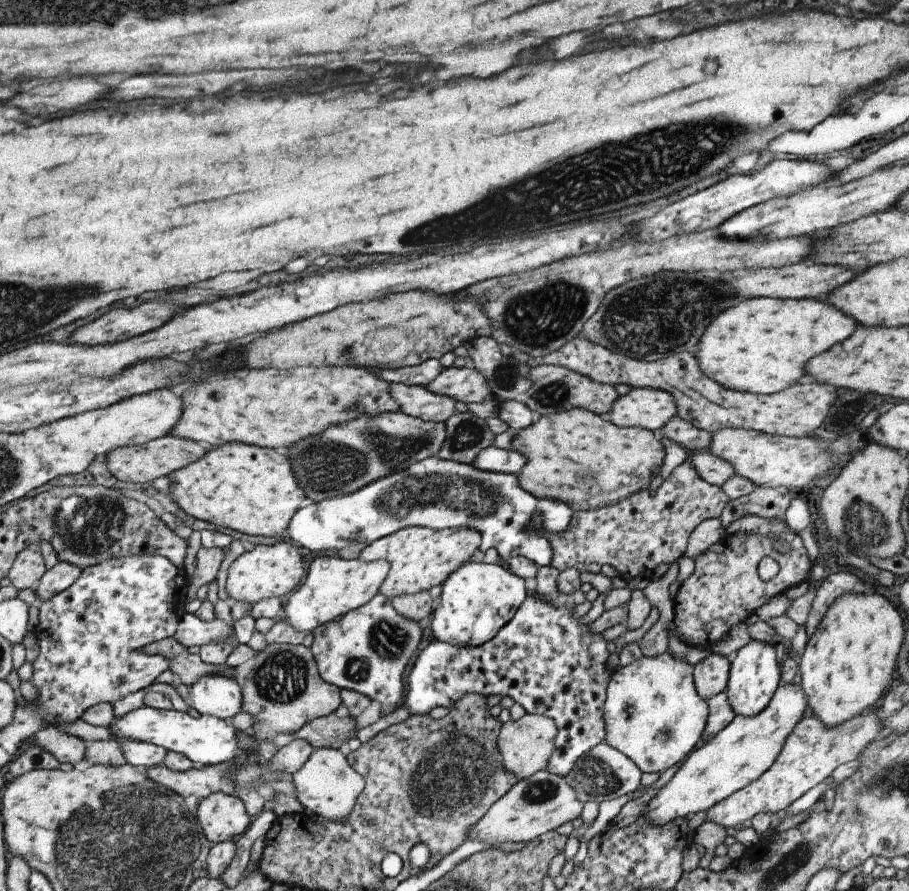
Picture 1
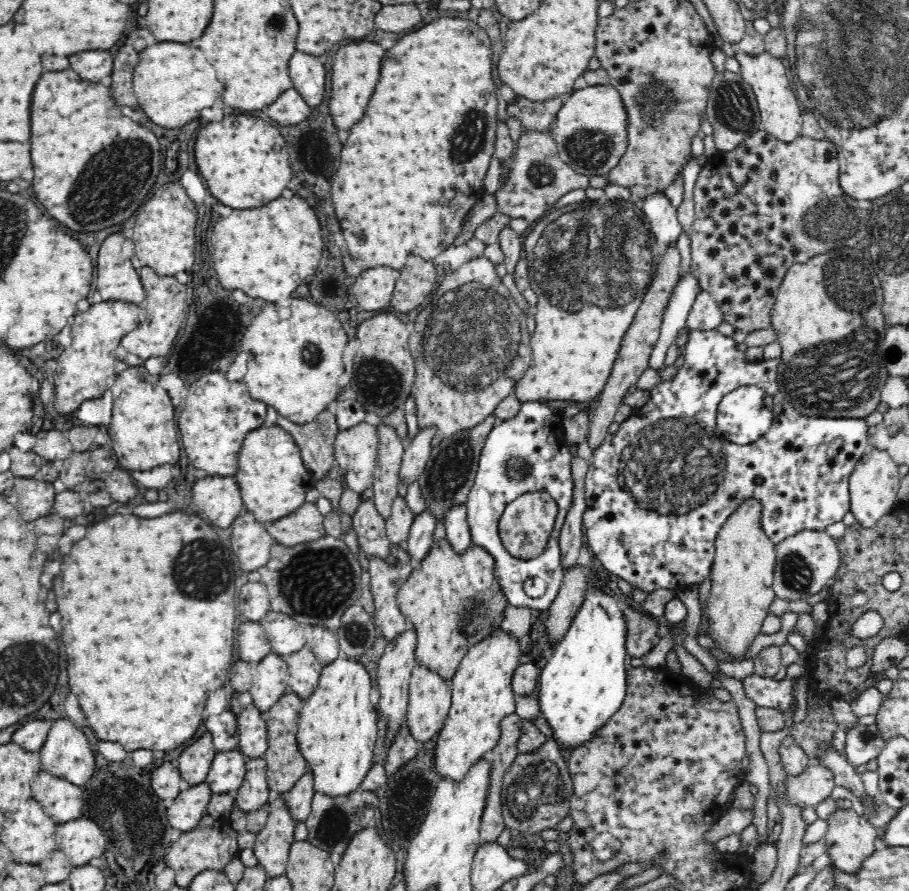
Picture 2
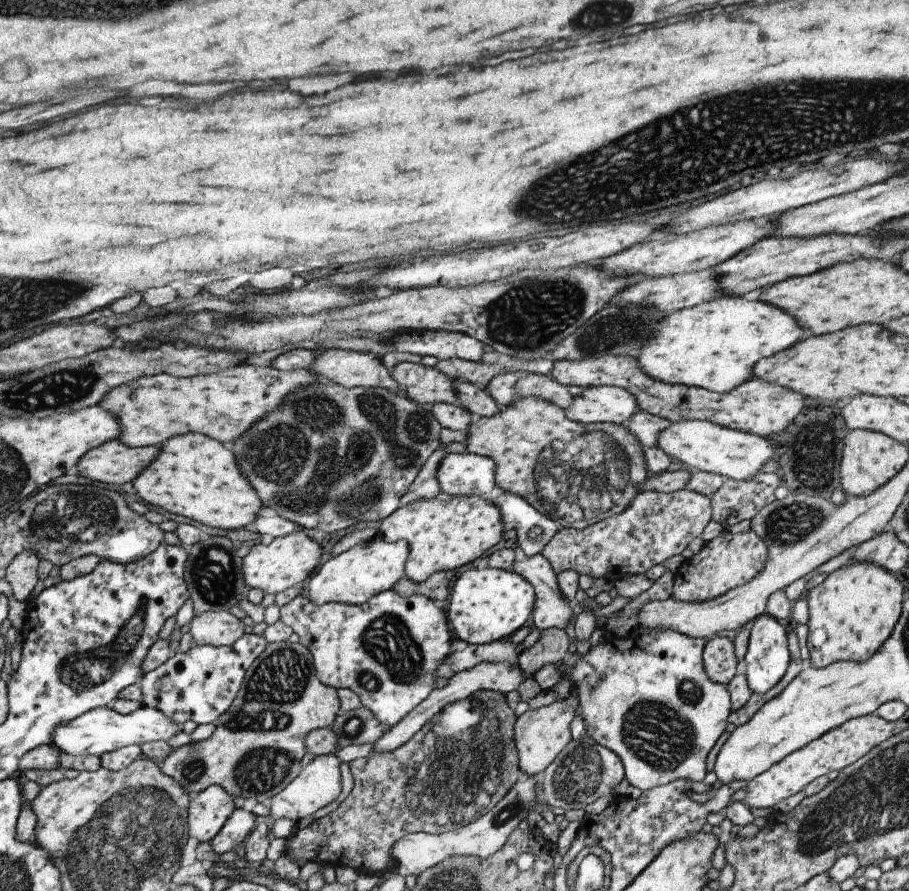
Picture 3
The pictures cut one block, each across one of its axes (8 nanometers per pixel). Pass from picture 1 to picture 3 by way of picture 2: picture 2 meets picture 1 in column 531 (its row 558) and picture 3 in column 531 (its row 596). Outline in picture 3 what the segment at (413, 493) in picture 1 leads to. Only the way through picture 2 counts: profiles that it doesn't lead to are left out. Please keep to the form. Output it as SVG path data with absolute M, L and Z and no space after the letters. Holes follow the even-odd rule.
M504 492L497 499L492 500L501 508L502 518L506 526L512 523L516 529L518 551L521 556L529 557L542 552L546 543L558 532L560 526L557 521L544 516L531 504L528 504L521 496ZM532 528L542 530L542 538L532 542L528 539L528 532Z

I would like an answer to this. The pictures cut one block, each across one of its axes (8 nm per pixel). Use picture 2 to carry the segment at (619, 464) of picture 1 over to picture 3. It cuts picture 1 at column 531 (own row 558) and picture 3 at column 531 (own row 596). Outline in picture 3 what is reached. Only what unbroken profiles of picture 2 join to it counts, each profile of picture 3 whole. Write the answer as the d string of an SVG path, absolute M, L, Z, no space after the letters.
M524 397L507 404L505 407L501 407L495 415L489 417L474 417L464 432L466 432L465 452L491 458L496 463L495 483L502 488L502 490L521 496L538 512L557 521L557 524L562 528L583 529L598 521L604 520L606 517L617 515L619 512L622 512L628 506L629 502L640 492L642 486L645 484L645 480L648 478L645 452L642 451L643 446L624 425L598 423L584 426L584 423L571 421L566 416L565 409L544 399Z

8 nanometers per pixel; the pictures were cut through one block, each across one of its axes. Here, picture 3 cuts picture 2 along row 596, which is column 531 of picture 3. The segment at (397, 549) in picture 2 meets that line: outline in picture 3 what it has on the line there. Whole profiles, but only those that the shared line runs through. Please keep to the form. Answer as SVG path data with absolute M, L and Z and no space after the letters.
M510 371L492 377L484 390L501 408L524 397L536 397L565 409L573 400L567 386L561 385L551 375L526 371Z

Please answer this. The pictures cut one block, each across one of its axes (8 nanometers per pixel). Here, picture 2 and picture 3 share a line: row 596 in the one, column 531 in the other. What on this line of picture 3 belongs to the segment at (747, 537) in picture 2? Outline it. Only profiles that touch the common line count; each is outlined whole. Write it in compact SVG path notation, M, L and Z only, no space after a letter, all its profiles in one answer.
M574 694L550 705L537 709L529 709L520 715L515 722L515 743L519 754L519 770L521 775L532 776L542 772L558 756L558 753L572 739L570 725L577 715L579 706Z

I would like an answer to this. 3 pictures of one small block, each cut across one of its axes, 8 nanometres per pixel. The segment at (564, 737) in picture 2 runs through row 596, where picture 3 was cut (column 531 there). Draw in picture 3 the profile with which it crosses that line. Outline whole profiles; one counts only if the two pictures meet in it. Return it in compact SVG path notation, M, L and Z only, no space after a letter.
M488 566L466 571L450 594L448 620L454 626L453 635L470 645L485 645L508 639L524 626L535 607L534 587L517 572L491 569Z

